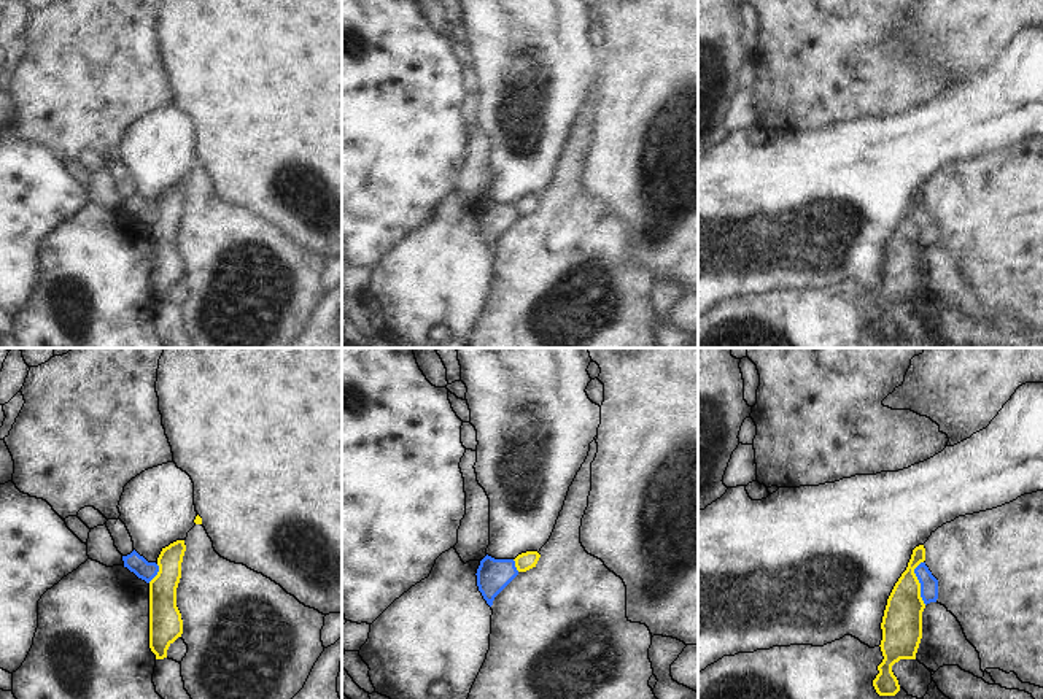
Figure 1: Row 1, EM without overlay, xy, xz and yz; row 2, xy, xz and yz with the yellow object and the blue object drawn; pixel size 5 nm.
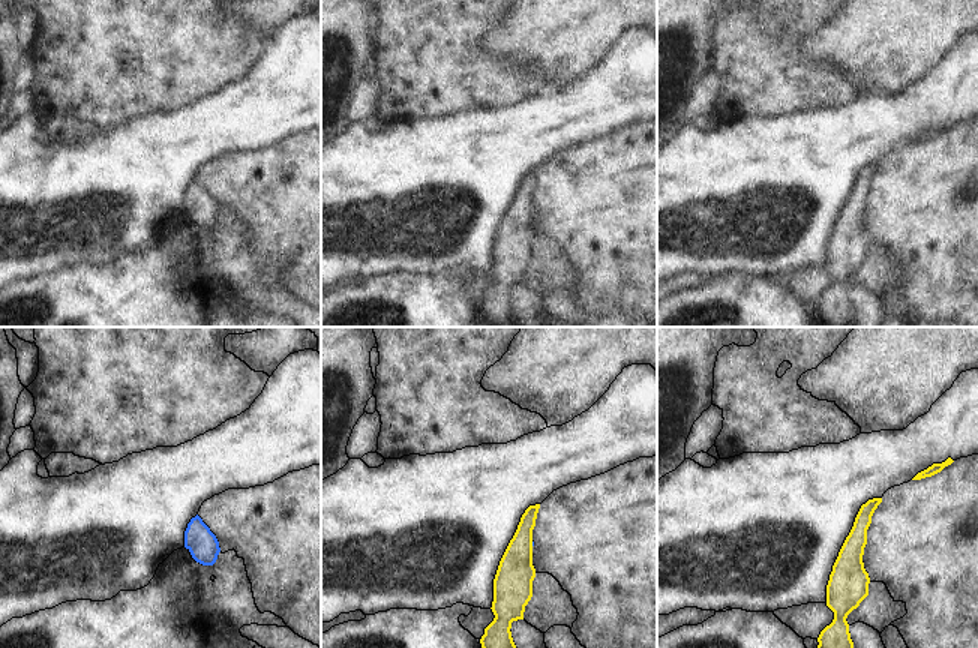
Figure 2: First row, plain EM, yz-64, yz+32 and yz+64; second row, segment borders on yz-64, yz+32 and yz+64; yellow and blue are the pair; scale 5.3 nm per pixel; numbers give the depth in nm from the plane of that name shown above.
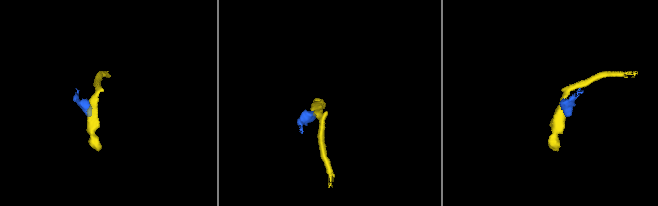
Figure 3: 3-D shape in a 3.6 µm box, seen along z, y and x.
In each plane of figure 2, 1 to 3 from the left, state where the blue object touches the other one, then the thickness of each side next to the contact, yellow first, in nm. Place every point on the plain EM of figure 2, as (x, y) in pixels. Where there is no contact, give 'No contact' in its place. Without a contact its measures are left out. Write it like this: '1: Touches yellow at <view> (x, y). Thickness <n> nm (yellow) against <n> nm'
1: No contact
2: Touches yellow at yz+32 (531, 207). Thickness 200 nm (yellow) against 20 nm
3: No contact.

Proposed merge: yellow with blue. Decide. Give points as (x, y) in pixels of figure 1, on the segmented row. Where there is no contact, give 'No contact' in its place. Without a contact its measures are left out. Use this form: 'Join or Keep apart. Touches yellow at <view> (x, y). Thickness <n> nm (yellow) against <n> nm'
Keep apart. Touches yellow at yz (919, 583). Thickness 200 nm (yellow) against 100 nm.

